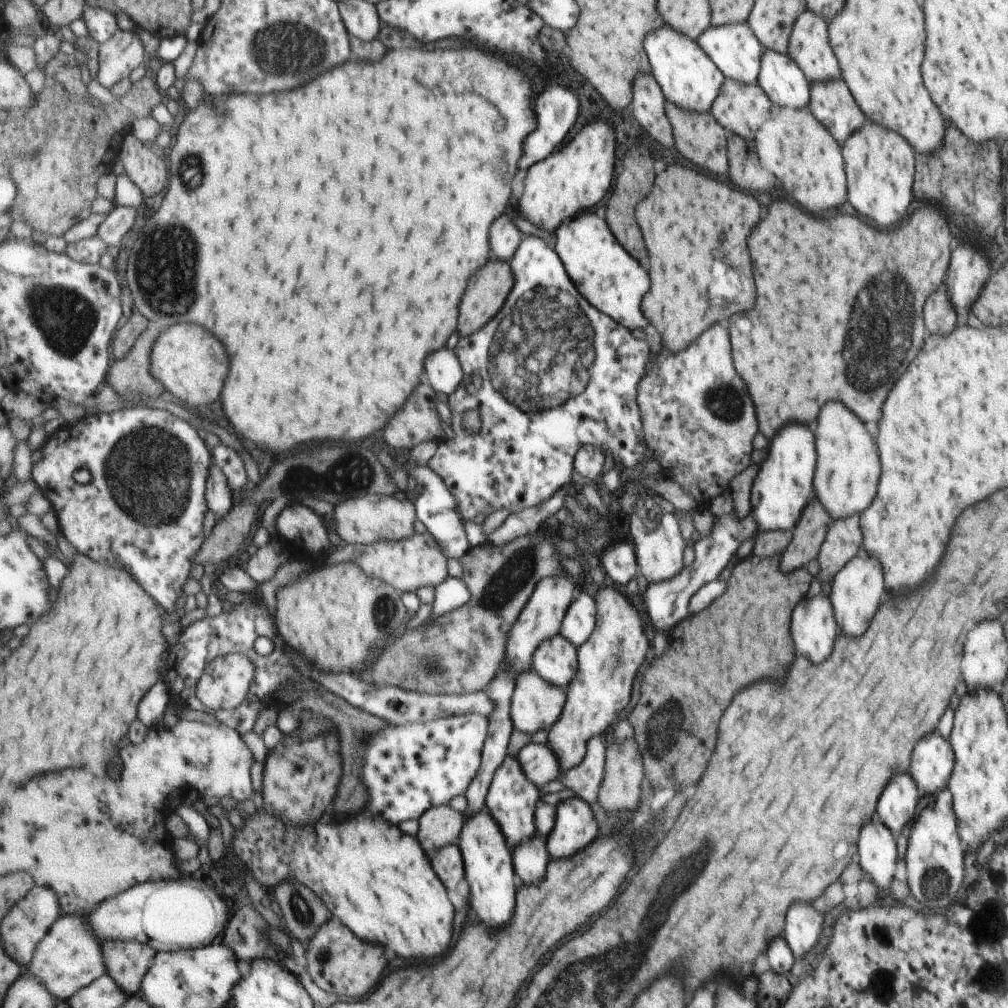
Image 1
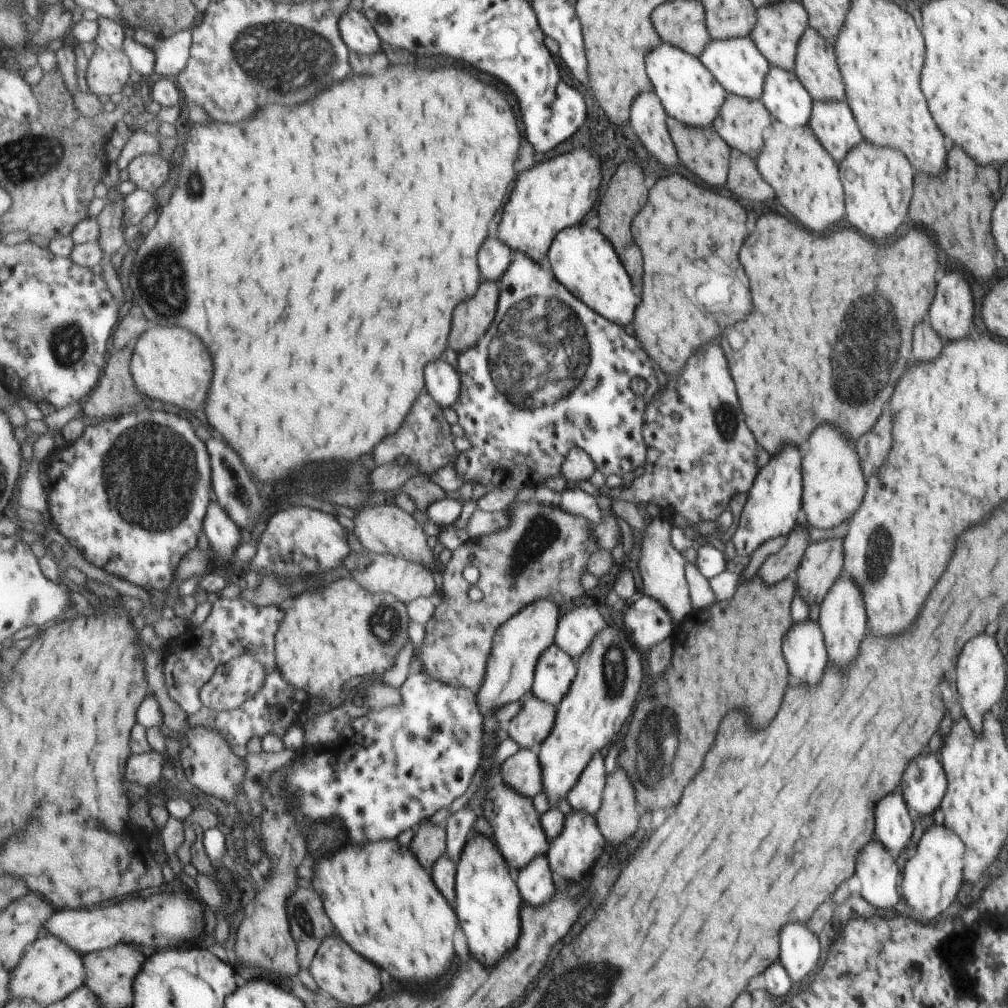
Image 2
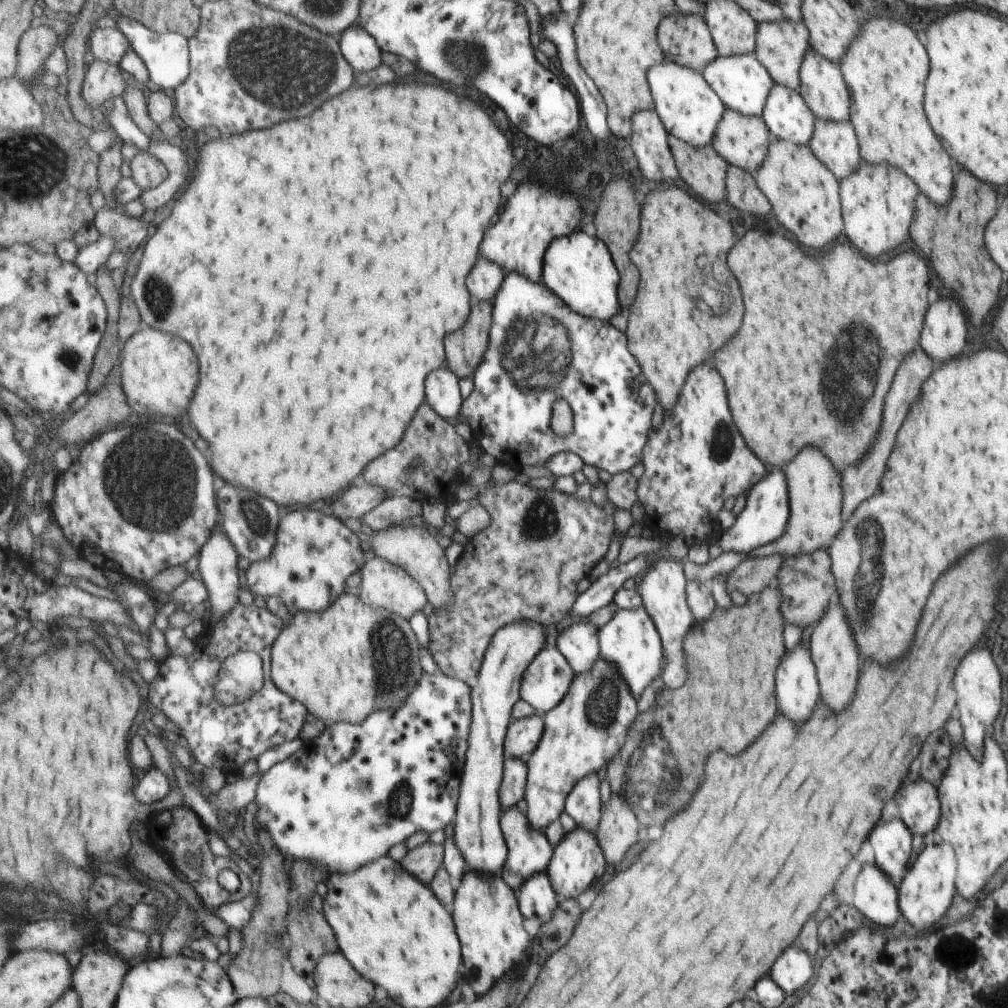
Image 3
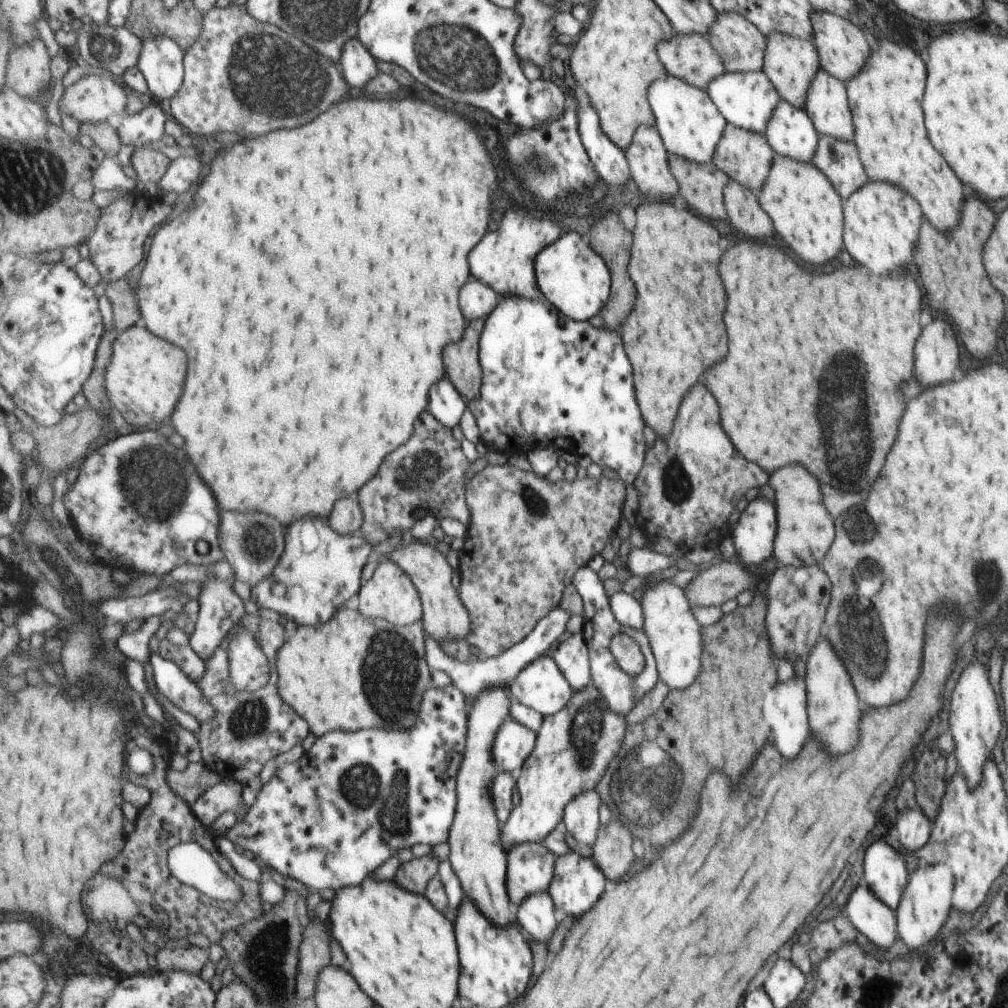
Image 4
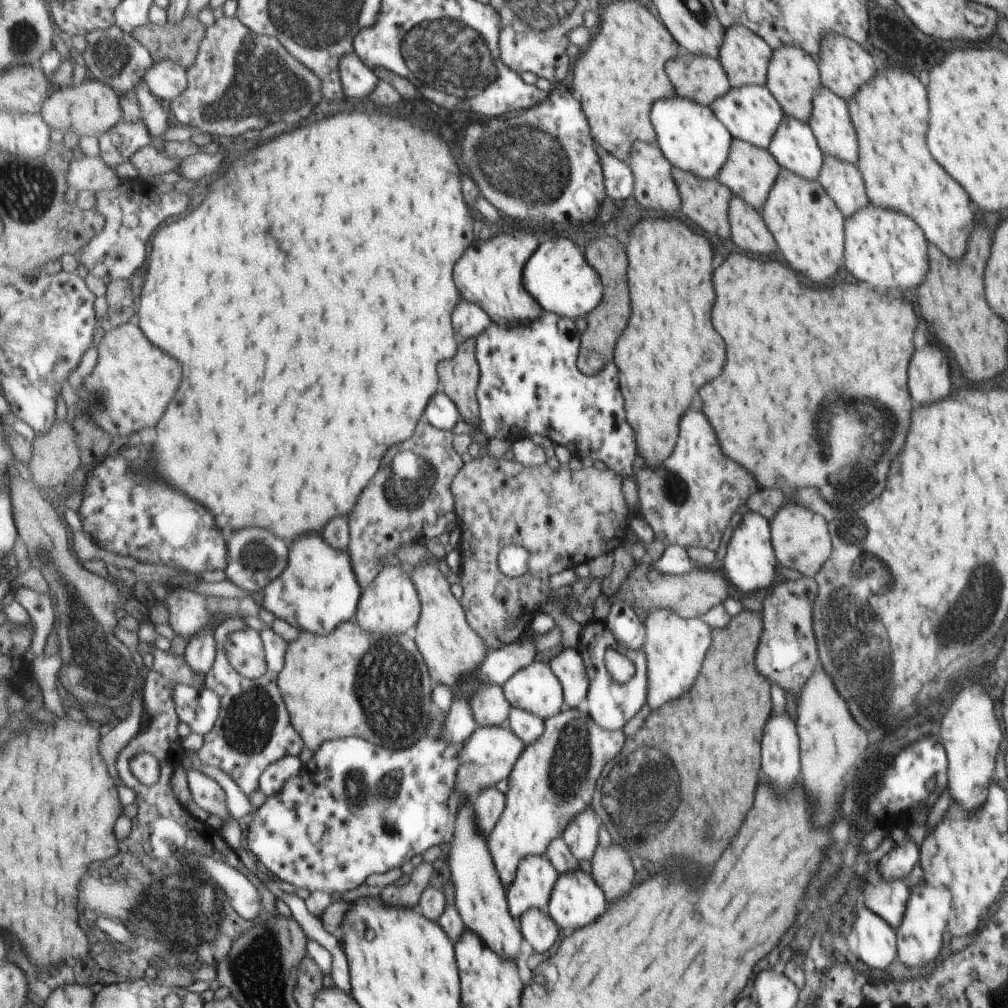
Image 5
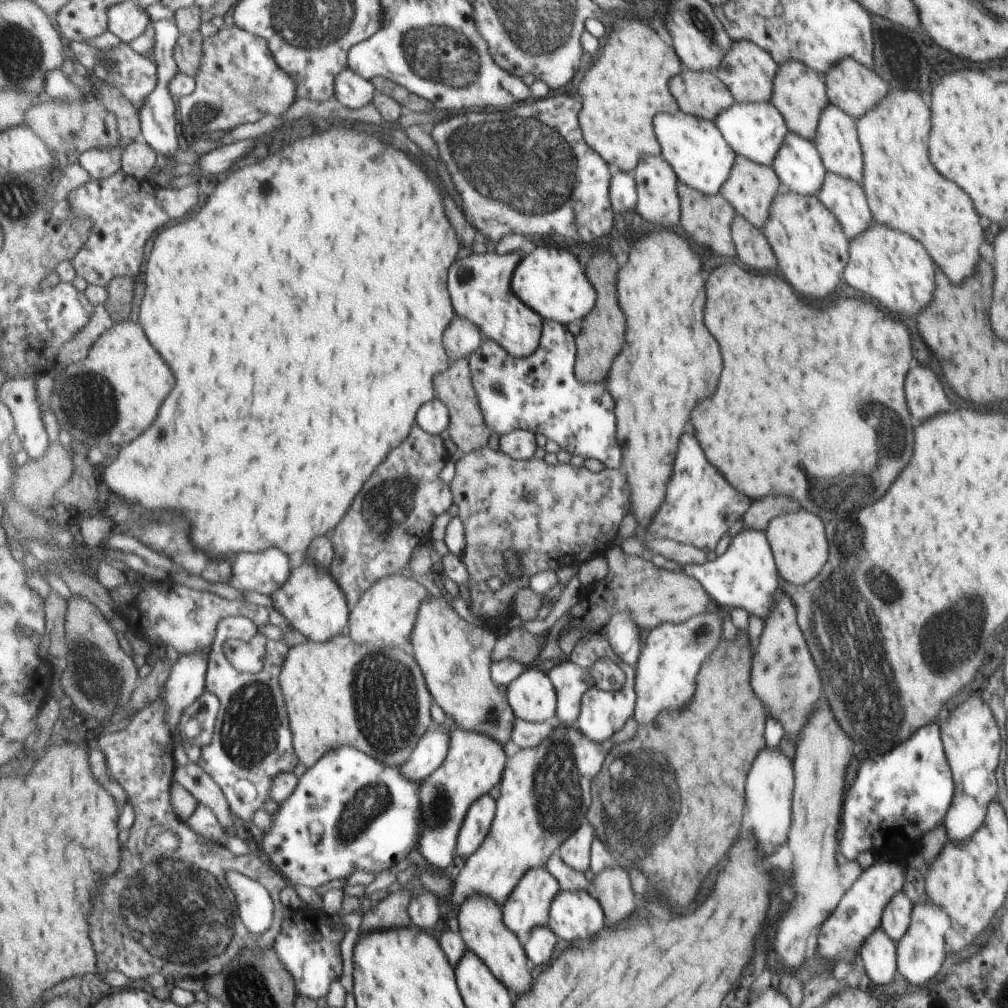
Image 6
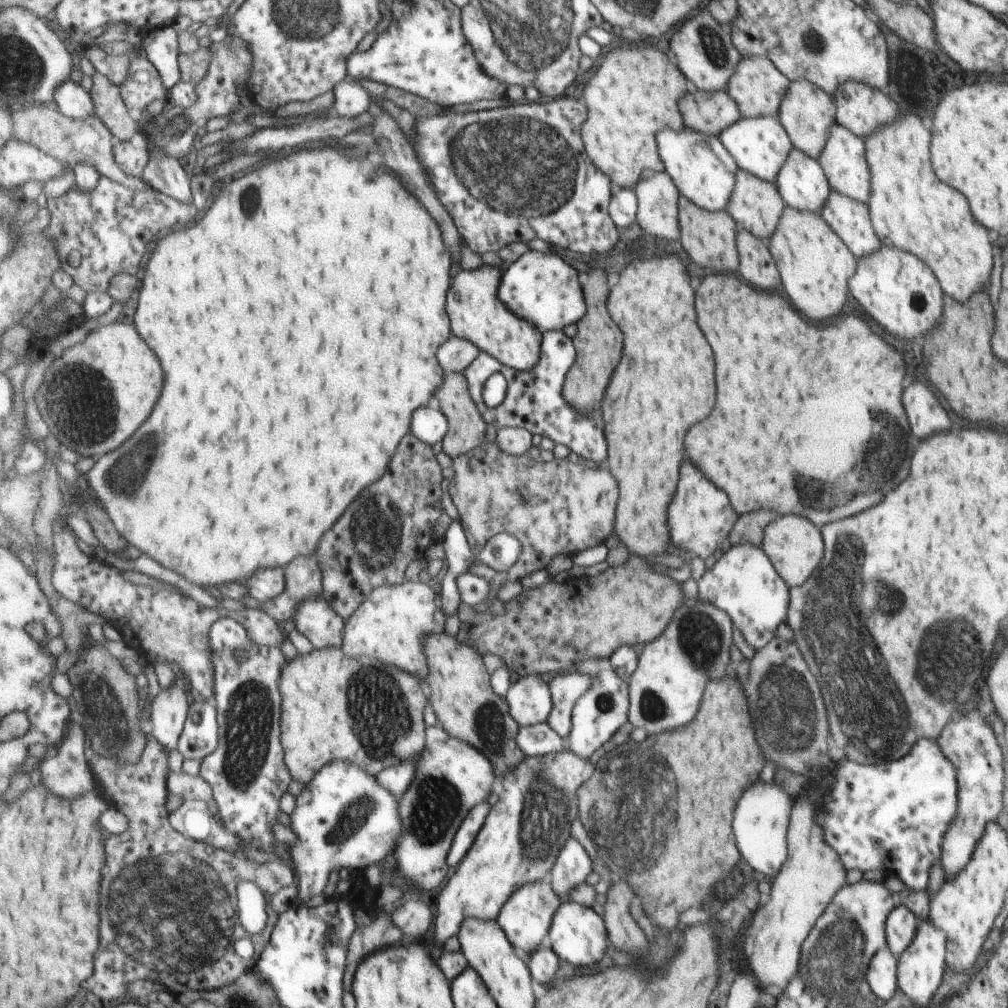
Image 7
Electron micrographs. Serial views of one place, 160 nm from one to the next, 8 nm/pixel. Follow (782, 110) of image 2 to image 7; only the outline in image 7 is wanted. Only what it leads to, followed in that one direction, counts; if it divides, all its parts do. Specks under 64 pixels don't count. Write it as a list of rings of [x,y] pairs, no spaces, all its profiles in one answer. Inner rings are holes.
[[[795,147],[789,151],[785,157],[781,168],[777,171],[774,180],[775,186],[779,188],[780,197],[784,199],[784,204],[800,211],[819,213],[827,195],[831,190],[826,176],[816,159],[811,158]]]

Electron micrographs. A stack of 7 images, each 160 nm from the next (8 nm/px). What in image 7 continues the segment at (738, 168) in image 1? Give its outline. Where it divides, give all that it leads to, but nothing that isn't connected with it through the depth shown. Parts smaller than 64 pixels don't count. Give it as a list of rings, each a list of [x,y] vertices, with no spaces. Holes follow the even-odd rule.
[[[741,229],[736,237],[739,254],[737,276],[761,290],[773,290],[779,284],[779,273],[768,251],[767,243]]]

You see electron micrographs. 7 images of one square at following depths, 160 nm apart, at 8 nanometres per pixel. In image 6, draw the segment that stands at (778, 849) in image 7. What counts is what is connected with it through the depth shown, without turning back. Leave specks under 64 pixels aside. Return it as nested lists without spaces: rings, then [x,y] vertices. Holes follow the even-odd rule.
[[[763,748],[745,778],[745,820],[751,822],[753,836],[759,840],[757,846],[769,856],[785,842],[785,834],[789,830],[789,808],[791,808],[794,780],[792,760],[785,758],[777,748]]]

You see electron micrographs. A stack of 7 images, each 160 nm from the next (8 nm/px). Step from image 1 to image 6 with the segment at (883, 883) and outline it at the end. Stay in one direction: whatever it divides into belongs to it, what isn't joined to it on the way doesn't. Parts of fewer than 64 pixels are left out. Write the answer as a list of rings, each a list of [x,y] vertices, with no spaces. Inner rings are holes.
[[[879,927],[875,932],[865,937],[863,944],[859,946],[861,960],[865,965],[865,974],[869,975],[871,984],[887,984],[895,976],[896,970],[896,945]]]

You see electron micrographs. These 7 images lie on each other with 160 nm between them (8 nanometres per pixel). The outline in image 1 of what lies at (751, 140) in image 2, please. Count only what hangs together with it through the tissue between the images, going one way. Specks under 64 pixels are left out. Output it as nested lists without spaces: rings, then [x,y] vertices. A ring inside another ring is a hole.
[[[726,78],[722,82],[719,94],[713,100],[709,111],[713,115],[713,118],[722,127],[725,127],[725,130],[729,130],[730,133],[741,136],[745,140],[751,140],[751,138],[755,138],[759,125],[767,121],[767,117],[771,112],[771,106],[772,101],[767,98],[764,90],[761,90],[761,87],[757,83],[750,85]]]

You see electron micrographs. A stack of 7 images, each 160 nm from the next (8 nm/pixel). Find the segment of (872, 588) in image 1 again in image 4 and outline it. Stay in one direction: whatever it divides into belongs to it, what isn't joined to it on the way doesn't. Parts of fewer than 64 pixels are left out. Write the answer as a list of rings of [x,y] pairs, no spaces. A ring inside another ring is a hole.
[[[821,637],[820,641],[816,642],[805,658],[803,680],[806,686],[806,713],[809,716],[809,728],[813,736],[821,738],[823,748],[831,756],[845,754],[857,744],[857,720],[859,720],[857,694],[843,664],[843,660],[825,637]]]

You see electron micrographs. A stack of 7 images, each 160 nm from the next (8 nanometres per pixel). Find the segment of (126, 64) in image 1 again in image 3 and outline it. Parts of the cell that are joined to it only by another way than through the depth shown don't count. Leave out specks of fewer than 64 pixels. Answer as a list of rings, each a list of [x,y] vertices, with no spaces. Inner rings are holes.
[[[97,58],[89,61],[88,69],[82,86],[83,96],[94,107],[104,108],[114,98],[125,94],[123,72],[120,65]]]

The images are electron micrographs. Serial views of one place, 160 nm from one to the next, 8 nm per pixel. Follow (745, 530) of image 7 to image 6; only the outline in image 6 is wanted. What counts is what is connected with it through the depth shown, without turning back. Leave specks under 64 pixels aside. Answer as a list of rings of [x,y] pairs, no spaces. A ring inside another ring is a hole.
[[[762,496],[753,500],[742,517],[741,528],[764,531],[767,523],[777,515],[801,510],[797,499],[790,496]]]

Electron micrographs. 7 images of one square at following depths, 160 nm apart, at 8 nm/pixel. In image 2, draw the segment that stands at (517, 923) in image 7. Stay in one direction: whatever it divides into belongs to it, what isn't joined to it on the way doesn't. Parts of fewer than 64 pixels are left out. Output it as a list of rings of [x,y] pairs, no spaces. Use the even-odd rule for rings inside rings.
[[[496,780],[487,792],[483,816],[490,824],[493,839],[514,873],[529,865],[535,858],[541,855],[546,856],[551,842],[530,796],[521,794],[507,783]]]

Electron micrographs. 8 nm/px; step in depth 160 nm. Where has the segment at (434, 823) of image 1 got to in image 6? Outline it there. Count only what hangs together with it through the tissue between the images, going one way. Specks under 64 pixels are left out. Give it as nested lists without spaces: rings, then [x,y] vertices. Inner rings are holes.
[[[409,888],[409,890],[391,893],[377,904],[372,904],[363,916],[359,930],[361,936],[381,929],[410,927],[413,922],[408,910],[414,895],[413,890]]]

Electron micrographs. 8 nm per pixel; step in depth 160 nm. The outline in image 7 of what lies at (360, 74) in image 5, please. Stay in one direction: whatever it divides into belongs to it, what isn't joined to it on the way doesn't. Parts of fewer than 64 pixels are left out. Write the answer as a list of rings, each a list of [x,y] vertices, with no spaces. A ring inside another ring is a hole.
[[[351,77],[341,81],[333,90],[333,111],[341,117],[354,118],[367,113],[372,105],[372,95],[357,80]]]

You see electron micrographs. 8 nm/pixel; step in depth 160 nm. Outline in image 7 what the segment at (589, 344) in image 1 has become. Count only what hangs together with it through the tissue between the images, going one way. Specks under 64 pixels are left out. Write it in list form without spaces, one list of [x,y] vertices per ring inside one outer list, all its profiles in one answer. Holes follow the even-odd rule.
[[[550,330],[543,333],[540,361],[528,371],[518,371],[501,361],[498,361],[487,351],[480,355],[467,367],[465,371],[472,397],[484,415],[486,423],[495,425],[497,429],[505,427],[521,427],[533,434],[548,437],[557,444],[563,444],[572,452],[588,461],[605,462],[607,454],[607,440],[605,440],[605,420],[601,410],[591,414],[578,411],[564,397],[564,384],[572,366],[576,364],[578,352],[574,339],[569,338],[561,330]],[[499,371],[505,375],[508,382],[507,398],[497,408],[489,408],[484,401],[484,388],[487,380]]]

